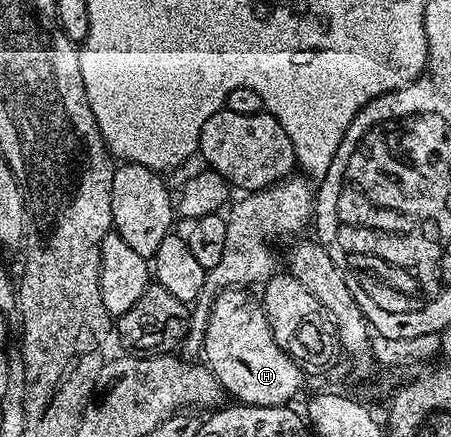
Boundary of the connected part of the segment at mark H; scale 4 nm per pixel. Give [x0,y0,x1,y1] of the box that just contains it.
[203,290,305,407]

